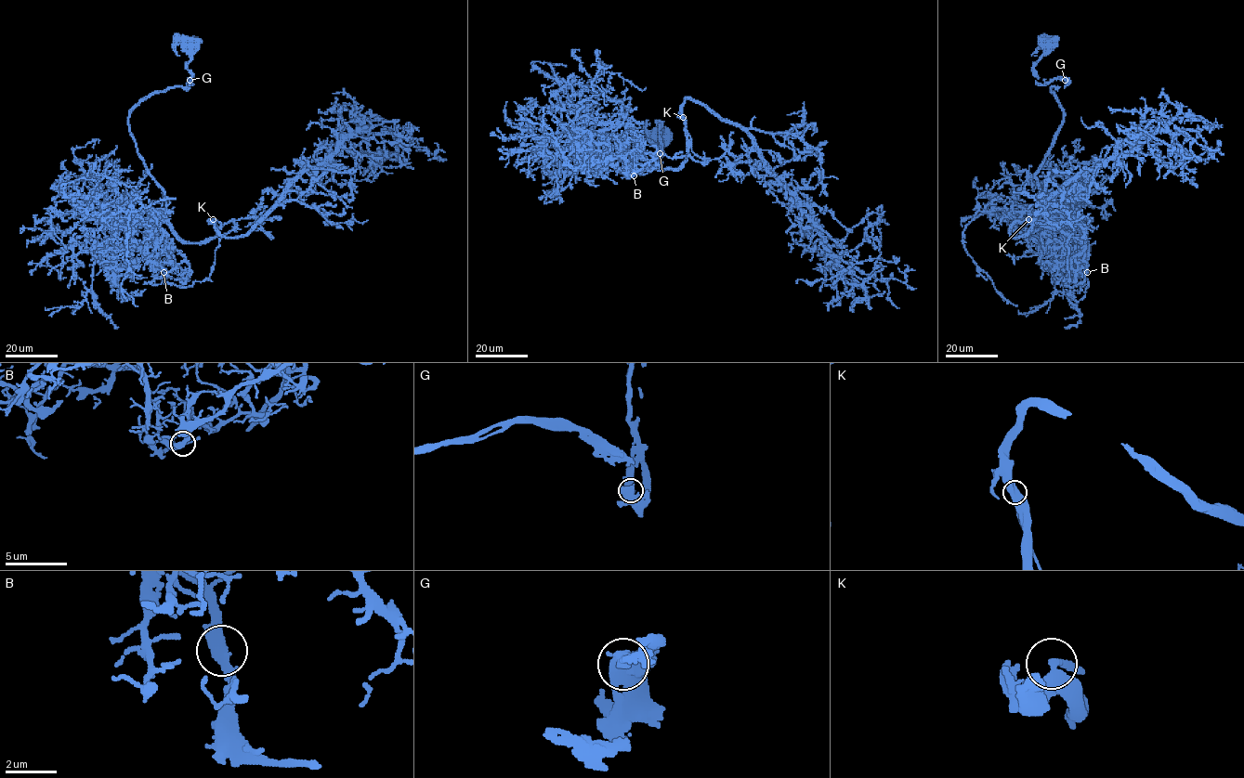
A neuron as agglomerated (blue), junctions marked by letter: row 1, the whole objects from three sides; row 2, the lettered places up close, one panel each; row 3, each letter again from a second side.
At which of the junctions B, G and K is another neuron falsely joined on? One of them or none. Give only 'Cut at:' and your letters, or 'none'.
Cut at: none

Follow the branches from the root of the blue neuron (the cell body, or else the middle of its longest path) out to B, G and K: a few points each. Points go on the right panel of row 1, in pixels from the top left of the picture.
B: (1047, 43), (1036, 81), (1065, 85), (1051, 87), (1063, 117), (1036, 175), (1041, 211), (1085, 243), (1087, 272)
G: (1047, 43), (1045, 54), (1031, 69), (1038, 78), (1036, 81), (1046, 84), (1054, 79), (1065, 79)
K: (1047, 43), (1036, 81), (1065, 85), (1051, 87), (1063, 117), (1036, 175), (1041, 211), (1080, 241), (1028, 219)

